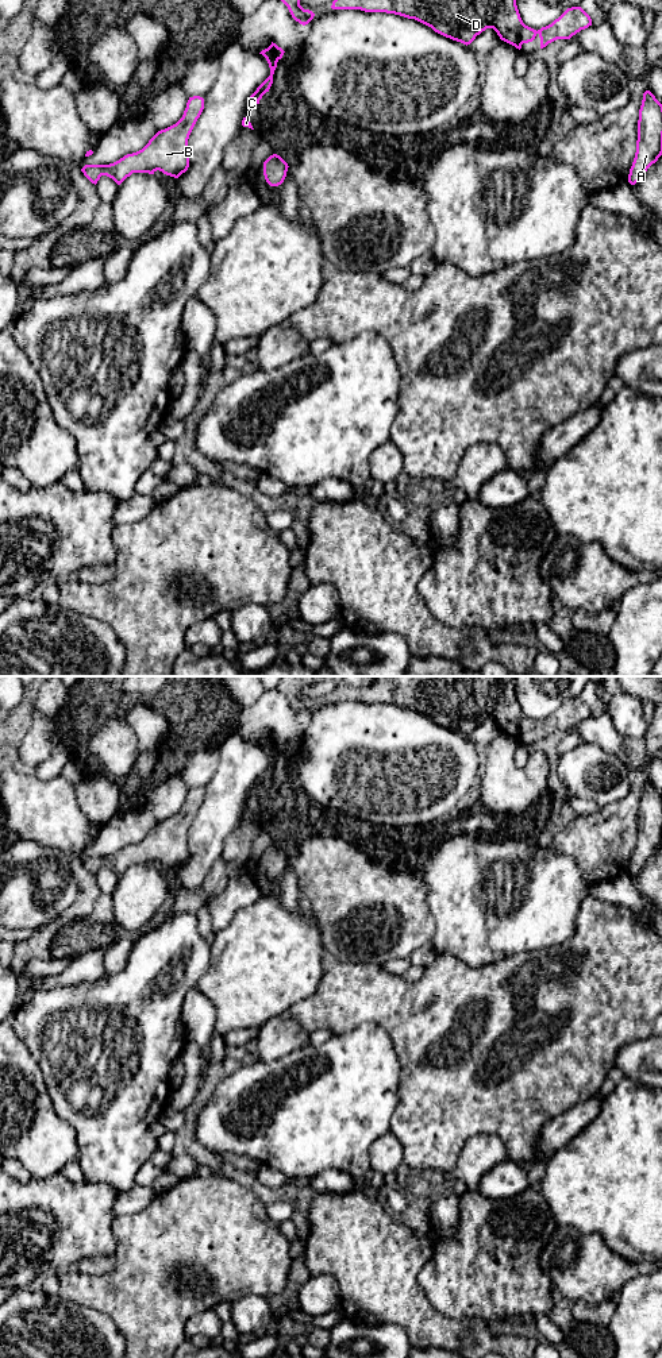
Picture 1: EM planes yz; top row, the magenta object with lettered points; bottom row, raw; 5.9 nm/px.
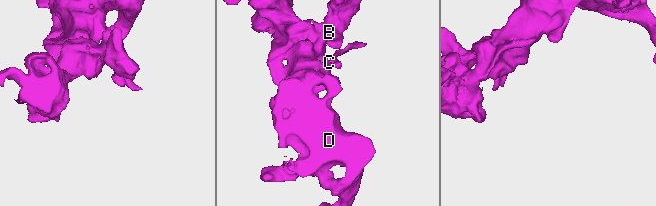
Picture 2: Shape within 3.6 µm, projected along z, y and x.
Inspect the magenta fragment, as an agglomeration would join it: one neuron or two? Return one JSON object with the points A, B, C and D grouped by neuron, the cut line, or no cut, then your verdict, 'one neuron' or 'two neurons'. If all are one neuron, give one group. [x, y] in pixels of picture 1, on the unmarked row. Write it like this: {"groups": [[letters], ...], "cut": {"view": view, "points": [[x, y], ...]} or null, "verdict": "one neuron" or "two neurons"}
{"groups": [["A", "B", "C", "D"]], "cut": null, "verdict": "one neuron"}

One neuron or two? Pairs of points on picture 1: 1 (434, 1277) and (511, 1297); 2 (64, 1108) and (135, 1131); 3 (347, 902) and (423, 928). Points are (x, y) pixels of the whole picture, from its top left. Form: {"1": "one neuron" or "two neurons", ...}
{"1": "one neuron", "2": "one neuron", "3": "one neuron"}

